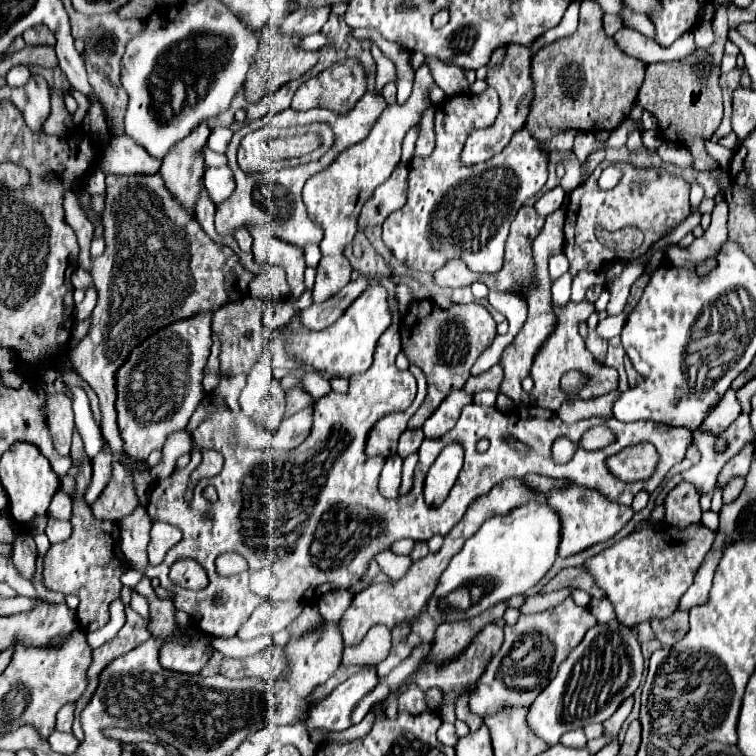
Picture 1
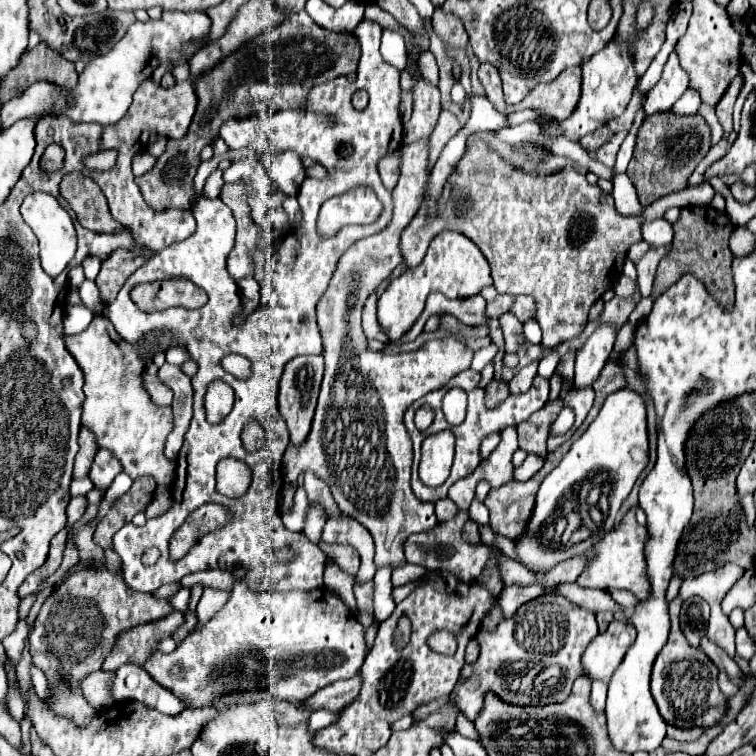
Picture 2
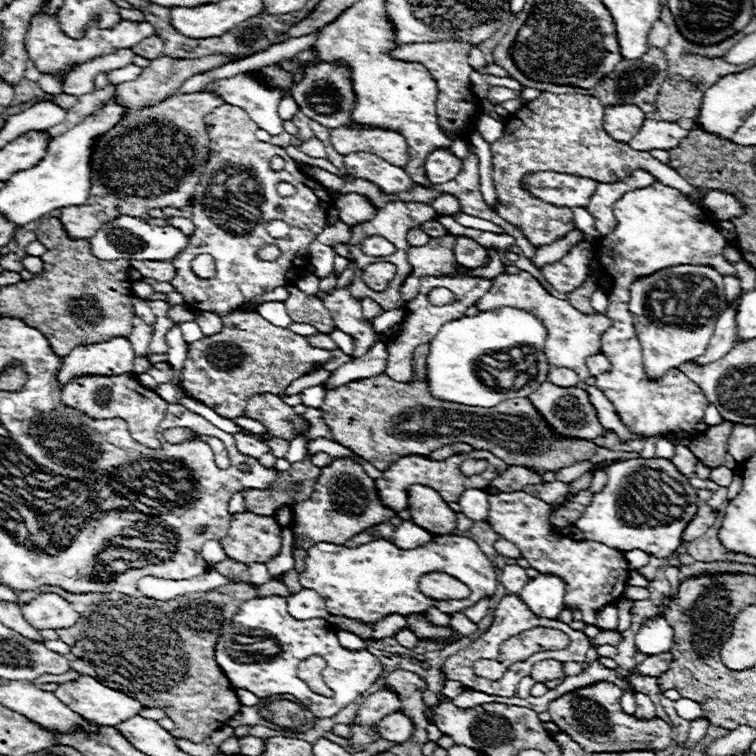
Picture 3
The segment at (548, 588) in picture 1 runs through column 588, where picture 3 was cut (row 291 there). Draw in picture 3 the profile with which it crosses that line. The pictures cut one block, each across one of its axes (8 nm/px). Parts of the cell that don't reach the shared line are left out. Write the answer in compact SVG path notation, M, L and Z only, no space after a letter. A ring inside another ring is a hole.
M578 288L578 290L574 290L574 292L568 294L568 302L570 302L578 312L590 314L590 312L594 312L594 310L592 310L592 306L590 306L588 296L590 296L590 292L588 292L586 288Z

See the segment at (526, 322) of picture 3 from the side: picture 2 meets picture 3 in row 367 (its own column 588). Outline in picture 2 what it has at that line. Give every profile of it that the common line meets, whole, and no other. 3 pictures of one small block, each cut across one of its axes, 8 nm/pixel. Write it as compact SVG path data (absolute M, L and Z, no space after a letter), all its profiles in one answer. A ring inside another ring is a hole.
M626 388L616 390L606 398L600 414L588 426L588 430L570 446L568 454L560 460L560 464L540 484L540 490L538 490L536 502L534 502L534 510L532 510L532 516L530 516L530 520L526 524L526 530L514 542L518 560L524 566L528 566L530 570L548 572L556 564L560 564L560 562L564 562L568 558L584 554L594 544L594 538L590 538L590 540L586 540L586 542L582 542L578 546L570 546L566 550L550 550L546 546L540 546L540 542L538 542L540 528L544 526L546 518L554 512L554 508L560 502L562 494L566 494L574 484L582 482L590 474L596 474L596 472L608 474L608 480L612 484L610 494L608 494L610 510L608 510L606 522L602 524L602 532L608 532L614 526L614 518L616 518L622 502L630 494L634 482L638 480L638 476L646 468L646 464L648 464L648 432L646 432L646 408L644 408L644 402L634 390L626 390Z

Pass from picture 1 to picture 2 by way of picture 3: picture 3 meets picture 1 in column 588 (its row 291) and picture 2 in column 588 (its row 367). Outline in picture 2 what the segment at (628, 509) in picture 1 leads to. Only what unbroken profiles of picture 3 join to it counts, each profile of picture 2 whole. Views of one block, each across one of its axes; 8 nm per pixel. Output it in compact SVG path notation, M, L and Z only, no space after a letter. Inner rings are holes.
M632 506L624 518L616 528L612 528L600 542L596 542L588 554L588 564L584 568L584 572L578 576L578 586L586 586L586 588L600 588L600 590L630 590L634 592L638 598L650 598L650 582L648 582L648 574L646 574L646 554L644 554L644 546L648 542L648 530L644 526L640 526L636 522L636 510L638 506Z

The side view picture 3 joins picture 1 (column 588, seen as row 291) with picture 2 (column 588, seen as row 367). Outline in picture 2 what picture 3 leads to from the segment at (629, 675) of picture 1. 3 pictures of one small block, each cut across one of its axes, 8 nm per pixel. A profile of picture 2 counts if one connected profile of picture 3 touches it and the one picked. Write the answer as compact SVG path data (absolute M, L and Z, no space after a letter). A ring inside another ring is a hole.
M612 620L608 630L598 634L582 654L582 670L586 678L610 682L634 640L636 630L628 620Z

